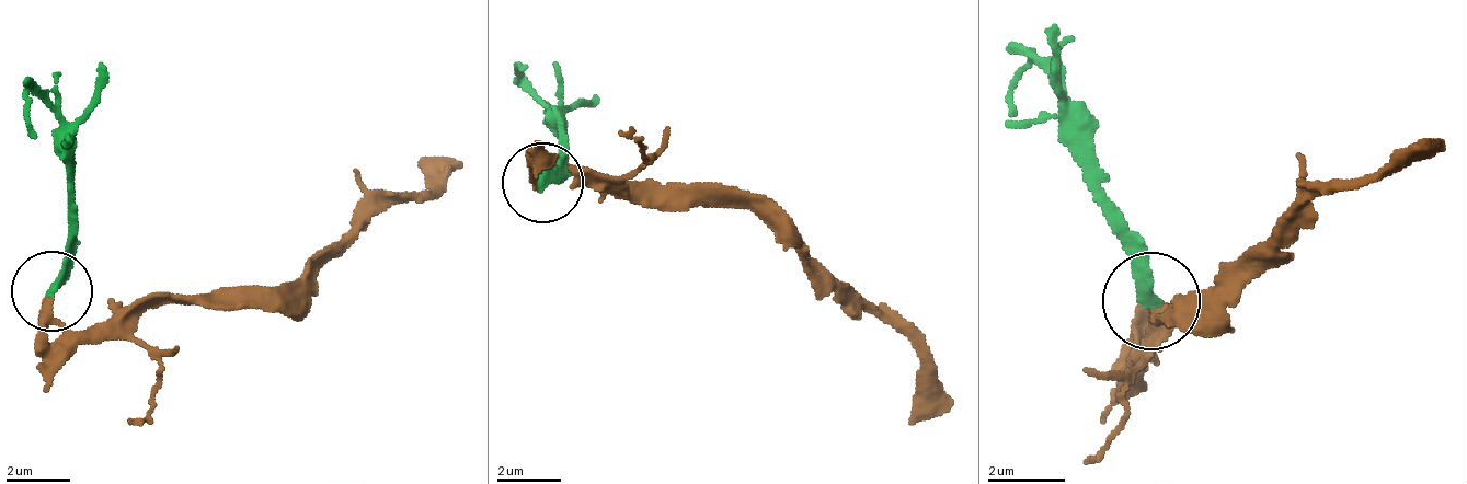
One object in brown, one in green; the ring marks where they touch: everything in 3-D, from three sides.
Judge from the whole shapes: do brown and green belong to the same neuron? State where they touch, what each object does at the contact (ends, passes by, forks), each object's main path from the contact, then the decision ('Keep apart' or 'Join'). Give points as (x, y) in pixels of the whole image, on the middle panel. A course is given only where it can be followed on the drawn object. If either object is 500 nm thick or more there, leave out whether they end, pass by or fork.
Place: (542, 182). At the ring brown passes by. At the ring green ends. Course of brown: (537, 184), (561, 169), (593, 169), (649, 200), (754, 200), (915, 345), (923, 401), (906, 425). Course of green: (545, 184), (561, 169), (561, 136), (520, 80), (528, 64). Join

